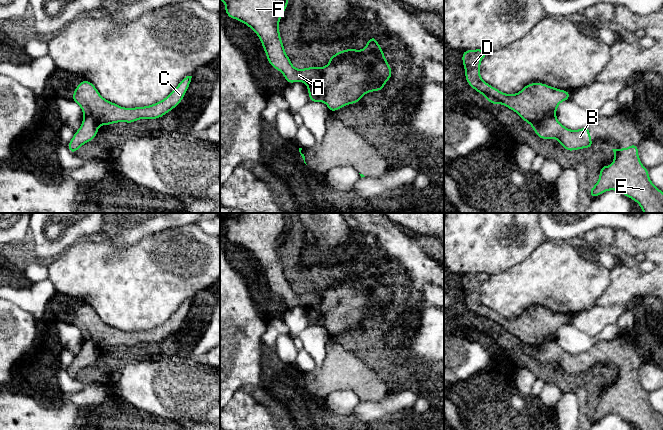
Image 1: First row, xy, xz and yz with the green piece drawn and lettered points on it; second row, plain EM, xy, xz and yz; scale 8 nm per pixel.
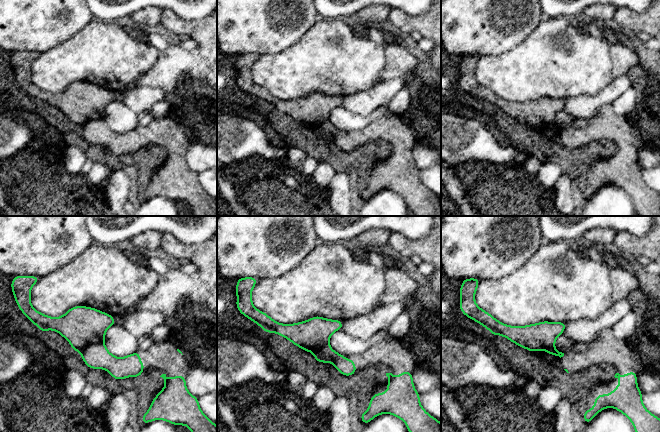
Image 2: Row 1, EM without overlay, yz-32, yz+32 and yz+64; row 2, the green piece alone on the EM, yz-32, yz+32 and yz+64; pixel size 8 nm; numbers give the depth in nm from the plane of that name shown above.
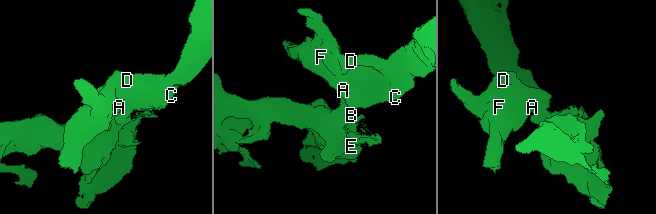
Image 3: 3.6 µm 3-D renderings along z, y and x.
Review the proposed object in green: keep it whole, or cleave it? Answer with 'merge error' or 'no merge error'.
merge error

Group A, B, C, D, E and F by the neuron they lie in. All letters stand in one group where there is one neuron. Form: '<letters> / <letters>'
A C D F / B E

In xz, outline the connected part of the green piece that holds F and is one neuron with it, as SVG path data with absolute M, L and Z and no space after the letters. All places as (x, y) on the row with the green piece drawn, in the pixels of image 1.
M222 0L228 17L239 20L250 27L259 37L270 65L279 70L287 83L303 82L313 85L330 112L346 105L358 103L367 92L381 91L392 76L392 69L384 56L383 50L376 38L372 36L364 49L341 50L330 55L330 62L322 67L316 66L296 69L286 54L279 32L279 21L288 0Z

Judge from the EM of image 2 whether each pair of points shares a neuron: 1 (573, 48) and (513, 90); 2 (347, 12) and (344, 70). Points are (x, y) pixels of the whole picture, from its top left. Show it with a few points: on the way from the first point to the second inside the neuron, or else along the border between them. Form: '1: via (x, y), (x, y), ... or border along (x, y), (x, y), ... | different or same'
1: via (558, 60), (539, 66), (528, 75) | same
2: border along (324, 18), (344, 18), (350, 21) | different

